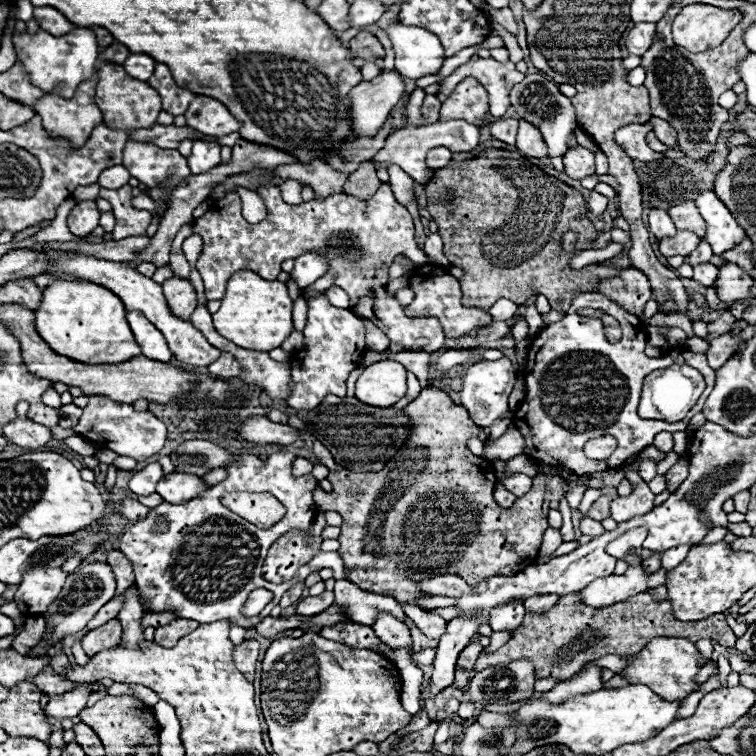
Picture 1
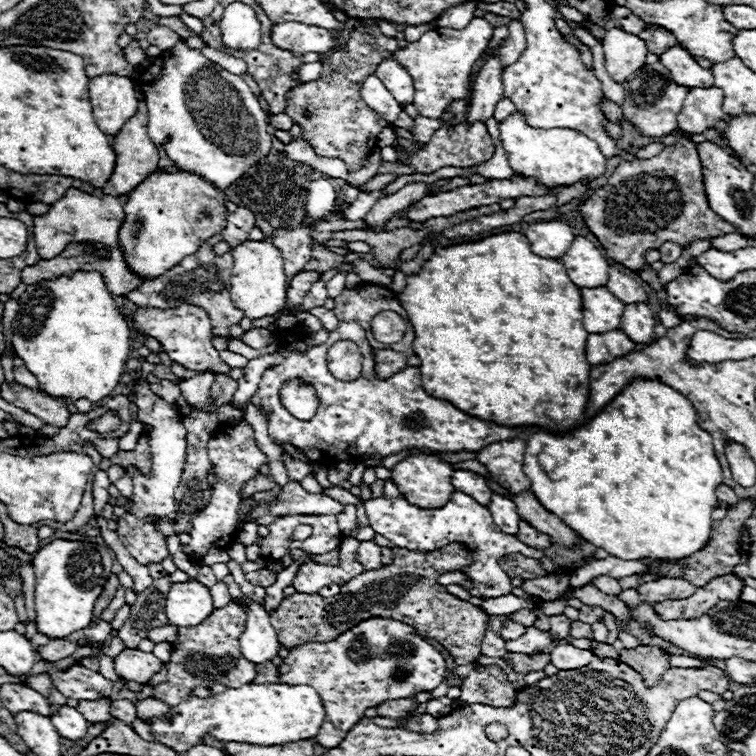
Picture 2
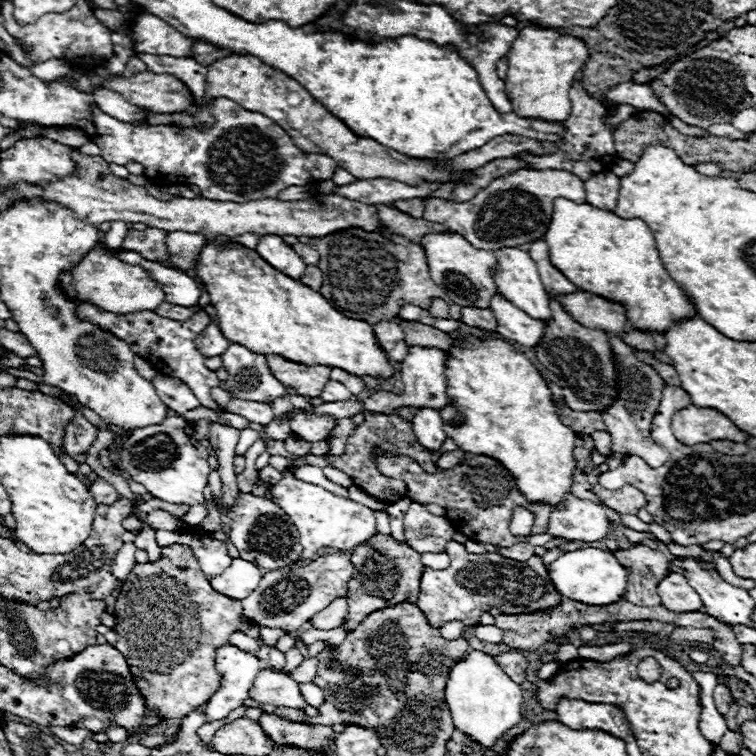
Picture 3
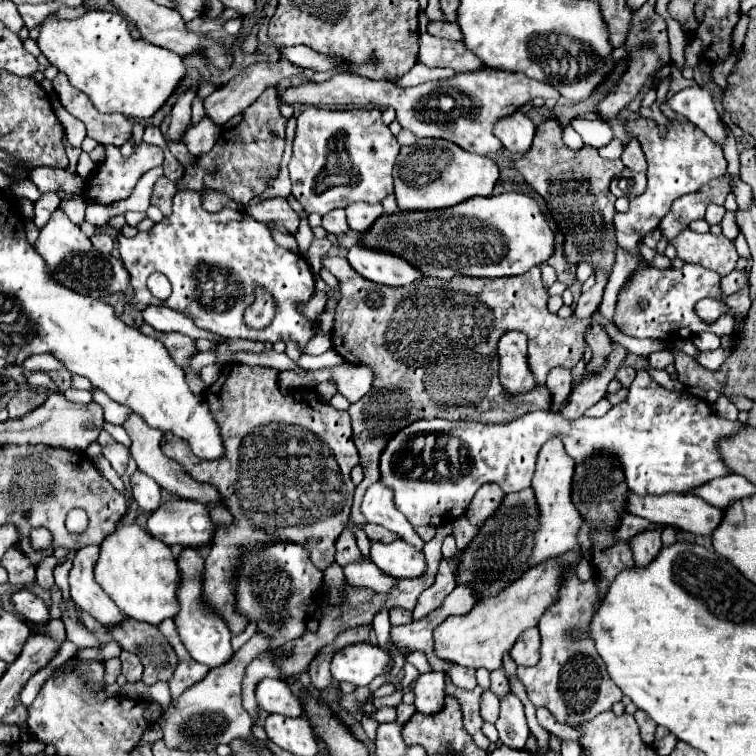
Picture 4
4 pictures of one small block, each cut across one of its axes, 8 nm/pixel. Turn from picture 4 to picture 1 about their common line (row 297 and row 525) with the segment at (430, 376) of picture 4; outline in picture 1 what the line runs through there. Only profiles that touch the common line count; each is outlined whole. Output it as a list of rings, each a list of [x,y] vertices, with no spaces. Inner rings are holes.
[[[424,388],[420,392],[420,396],[410,402],[406,408],[404,408],[406,416],[408,416],[408,442],[396,452],[396,456],[392,456],[392,460],[388,460],[388,464],[384,466],[384,470],[380,472],[348,472],[344,468],[338,468],[336,472],[330,472],[328,480],[332,482],[332,492],[324,492],[322,488],[316,488],[314,490],[314,502],[318,506],[318,510],[334,510],[342,516],[344,524],[342,524],[342,534],[340,534],[340,548],[338,552],[342,554],[344,558],[344,564],[350,572],[350,580],[354,584],[358,584],[360,588],[368,590],[368,592],[376,592],[376,594],[388,594],[388,596],[394,596],[398,598],[398,602],[412,602],[416,600],[416,596],[420,594],[420,590],[414,586],[416,580],[410,580],[410,578],[416,578],[416,574],[458,574],[462,576],[468,585],[474,586],[478,584],[480,580],[486,580],[486,578],[492,578],[492,576],[512,576],[512,574],[518,574],[520,570],[526,570],[528,566],[532,566],[538,558],[538,550],[540,550],[540,544],[542,544],[542,534],[546,530],[546,516],[542,512],[542,502],[544,502],[544,494],[547,490],[547,486],[550,478],[558,474],[557,468],[552,467],[547,473],[538,473],[533,478],[533,485],[530,492],[524,494],[522,498],[516,498],[514,506],[512,508],[502,508],[496,504],[492,492],[494,492],[494,470],[492,470],[492,462],[480,458],[480,456],[474,456],[470,450],[468,450],[468,440],[470,438],[476,438],[480,434],[480,426],[476,426],[468,412],[464,410],[464,406],[456,406],[450,396],[442,390],[436,390],[436,388]]]

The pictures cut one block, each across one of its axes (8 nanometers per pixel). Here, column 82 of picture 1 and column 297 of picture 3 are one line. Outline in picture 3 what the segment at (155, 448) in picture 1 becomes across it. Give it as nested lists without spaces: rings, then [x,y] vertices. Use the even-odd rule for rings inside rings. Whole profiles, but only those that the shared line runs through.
[[[296,414],[290,420],[294,436],[306,440],[306,442],[320,442],[330,436],[336,422],[328,416],[308,416],[308,414]]]

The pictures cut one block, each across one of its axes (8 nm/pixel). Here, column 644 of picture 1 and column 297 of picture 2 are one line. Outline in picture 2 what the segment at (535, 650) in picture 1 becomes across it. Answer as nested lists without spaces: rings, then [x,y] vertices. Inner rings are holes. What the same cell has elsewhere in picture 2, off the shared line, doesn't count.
[[[452,544],[444,550],[434,550],[432,554],[420,554],[400,548],[392,548],[392,554],[394,560],[390,566],[354,576],[340,588],[340,594],[332,598],[300,592],[284,598],[270,614],[270,622],[278,634],[280,644],[294,648],[304,642],[330,642],[358,622],[382,616],[412,626],[422,638],[438,640],[460,666],[474,662],[480,656],[480,644],[486,632],[488,614],[482,608],[448,594],[446,588],[438,584],[440,574],[454,572],[468,564],[466,550]]]

